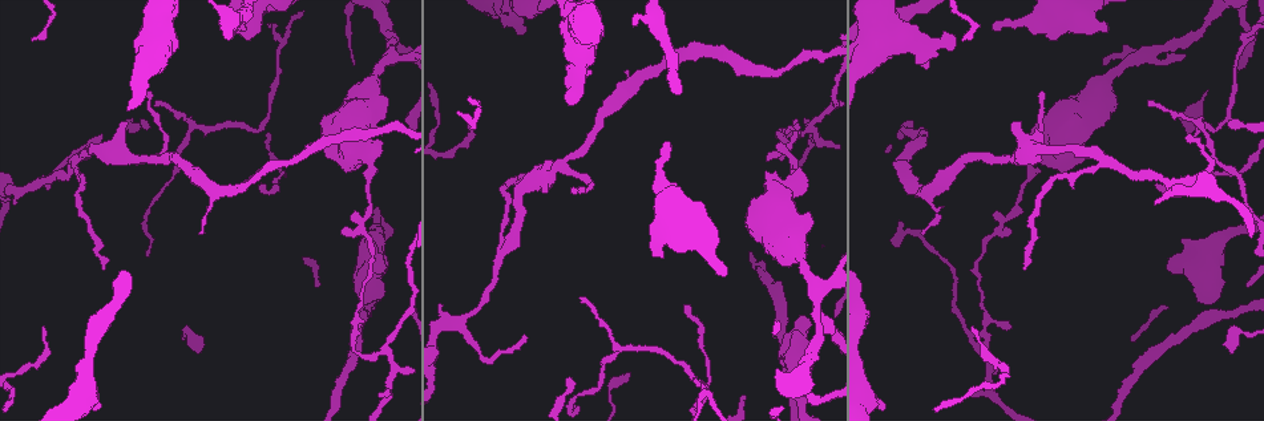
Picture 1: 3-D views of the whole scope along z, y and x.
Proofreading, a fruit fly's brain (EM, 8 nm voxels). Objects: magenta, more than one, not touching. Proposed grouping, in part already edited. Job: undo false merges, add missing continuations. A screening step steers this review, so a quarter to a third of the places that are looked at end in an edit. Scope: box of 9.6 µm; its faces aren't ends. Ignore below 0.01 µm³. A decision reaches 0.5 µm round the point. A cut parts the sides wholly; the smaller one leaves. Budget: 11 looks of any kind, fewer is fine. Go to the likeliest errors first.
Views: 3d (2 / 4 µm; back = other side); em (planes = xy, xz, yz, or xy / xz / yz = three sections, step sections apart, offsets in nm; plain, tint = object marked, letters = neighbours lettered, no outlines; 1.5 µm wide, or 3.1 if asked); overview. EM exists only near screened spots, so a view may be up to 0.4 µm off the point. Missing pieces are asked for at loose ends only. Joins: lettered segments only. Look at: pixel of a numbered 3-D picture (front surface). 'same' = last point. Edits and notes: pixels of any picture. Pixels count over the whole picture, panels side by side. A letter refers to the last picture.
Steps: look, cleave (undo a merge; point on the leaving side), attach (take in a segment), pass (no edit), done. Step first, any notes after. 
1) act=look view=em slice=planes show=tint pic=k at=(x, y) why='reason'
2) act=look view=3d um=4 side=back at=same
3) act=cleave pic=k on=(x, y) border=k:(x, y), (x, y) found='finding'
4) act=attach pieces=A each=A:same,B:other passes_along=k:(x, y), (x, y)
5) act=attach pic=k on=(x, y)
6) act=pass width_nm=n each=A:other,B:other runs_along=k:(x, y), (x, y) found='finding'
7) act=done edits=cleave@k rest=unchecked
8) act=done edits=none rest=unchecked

act=look view=em slice=xy step=4 show=tint pic=1 at=(590, 72) why='branch stops here'

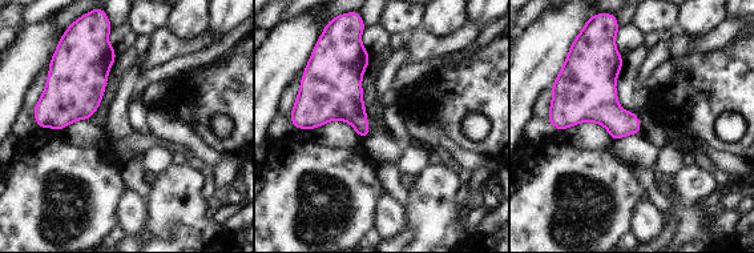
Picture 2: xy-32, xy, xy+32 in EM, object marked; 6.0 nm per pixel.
act=look view=em slice=planes show=letters at=same

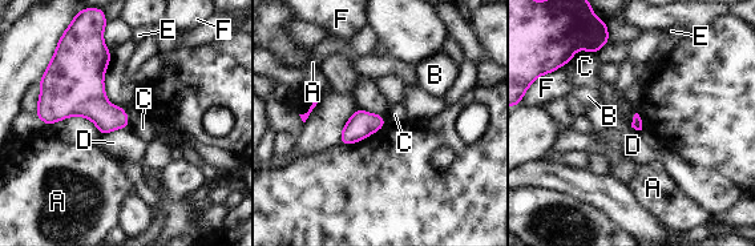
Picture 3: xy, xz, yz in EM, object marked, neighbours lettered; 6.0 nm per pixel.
act=pass longest_contact=C:220nm each=A:other,B:other,C:other,D:other,E:other,F:other found='none of them fits'

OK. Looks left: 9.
act=look view=em slice=planes show=letters pic=1 at=(244, 29) why='branch stops here'

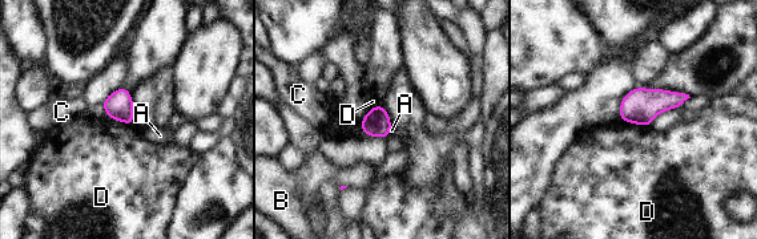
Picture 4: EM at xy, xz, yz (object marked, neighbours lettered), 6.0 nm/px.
act=pass each=A:other,B:other,C:other,D:other found='no lettered segment goes on from it'

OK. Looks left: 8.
act=look view=em slice=planes show=letters pic=1 at=(383, 352) why='abrupt turn'

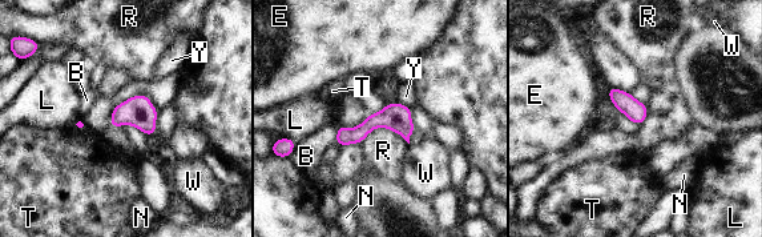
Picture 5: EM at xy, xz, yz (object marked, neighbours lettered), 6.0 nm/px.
act=pass each=B:other,E:other,L:other,N:other,R:other,T:other,W:other,Y:other runs_along=5:(407, 111), (377, 119), (339, 141) found='one neuron here'

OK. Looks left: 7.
act=look view=em slice=xy step=4 show=letters pic=1 at=(102, 267) why='thin end'

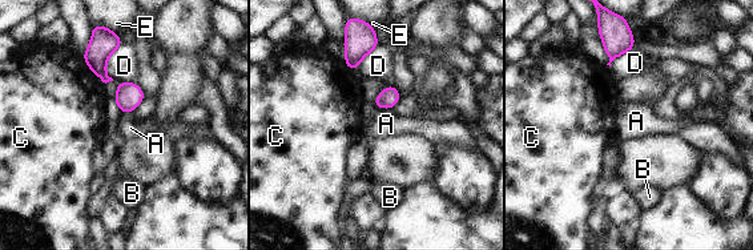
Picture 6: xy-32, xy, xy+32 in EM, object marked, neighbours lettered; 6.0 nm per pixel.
act=look view=em slice=planes show=letters at=same why='cut it another way'

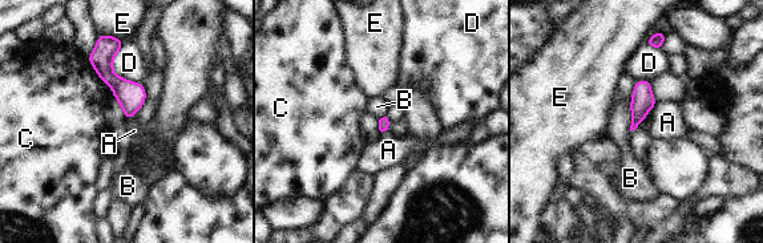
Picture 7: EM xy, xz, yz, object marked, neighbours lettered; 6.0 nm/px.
act=pass each=A:other,B:other,C:other,D:other,E:other border=7:(629, 102), (630, 130) found='no lettered segment goes on from it'

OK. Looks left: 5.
act=look view=3d um=2 pic=1 at=(1102, 160) why='two arms in line, one across'

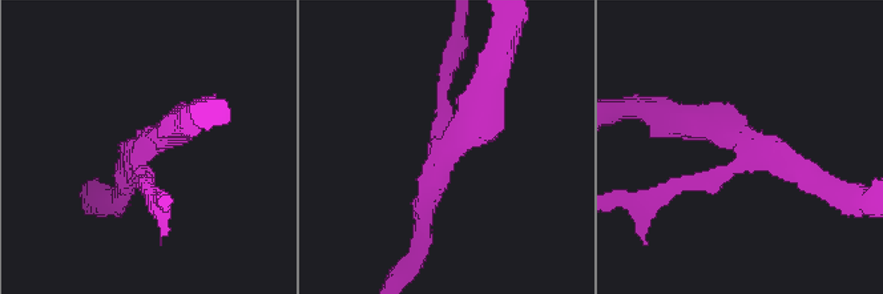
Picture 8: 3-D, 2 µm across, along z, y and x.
act=look view=em slice=planes show=letters pic=8 at=(149, 146) arms=3

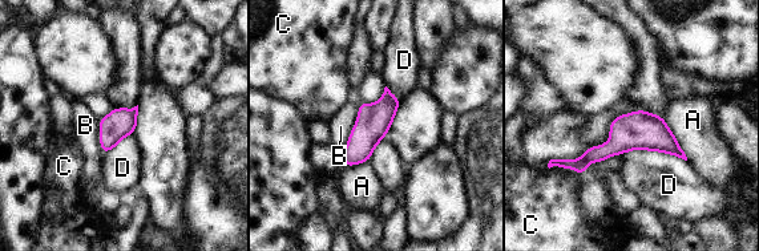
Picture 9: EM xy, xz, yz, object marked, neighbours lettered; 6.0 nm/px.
act=pass longest_contact=D:400nm each=A:other,B:other,C:other,D:other border=9:(620, 154), (646, 149), (686, 161) found='one neuron here'

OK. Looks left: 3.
act=done edits=none rest=unchecked

